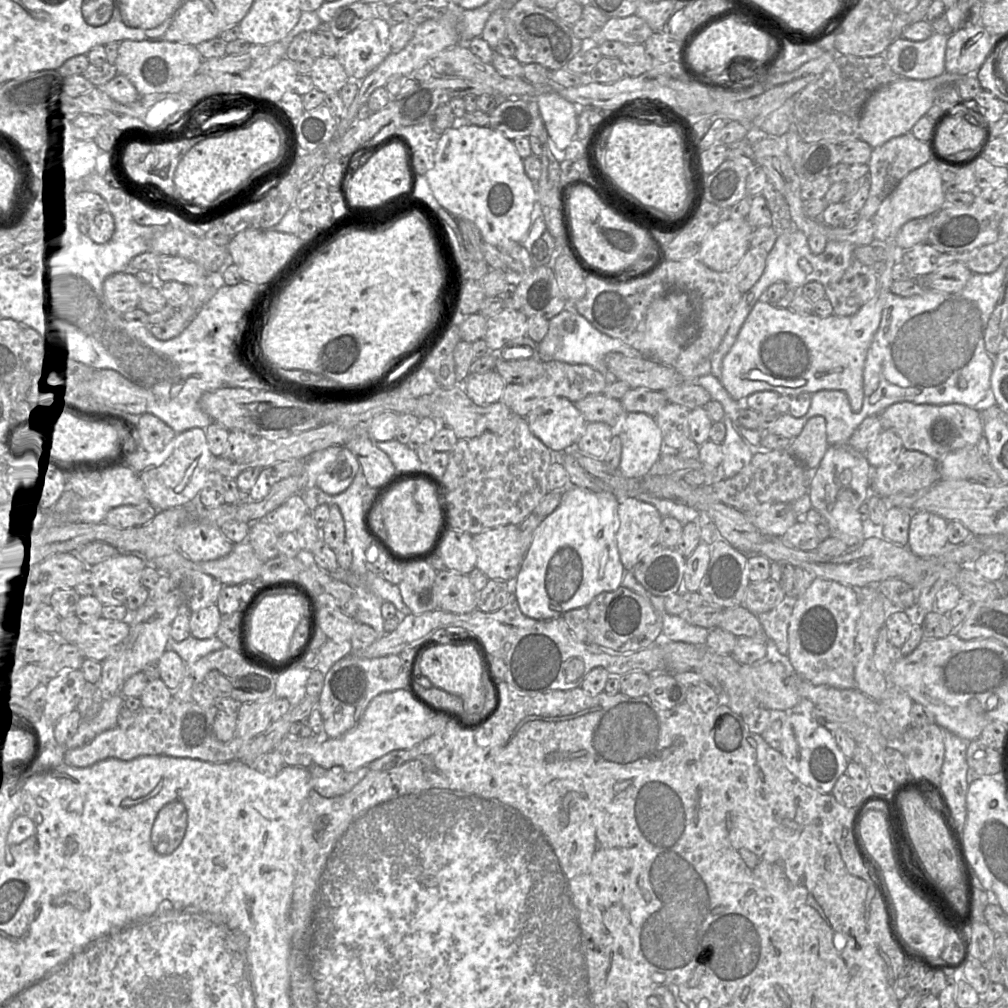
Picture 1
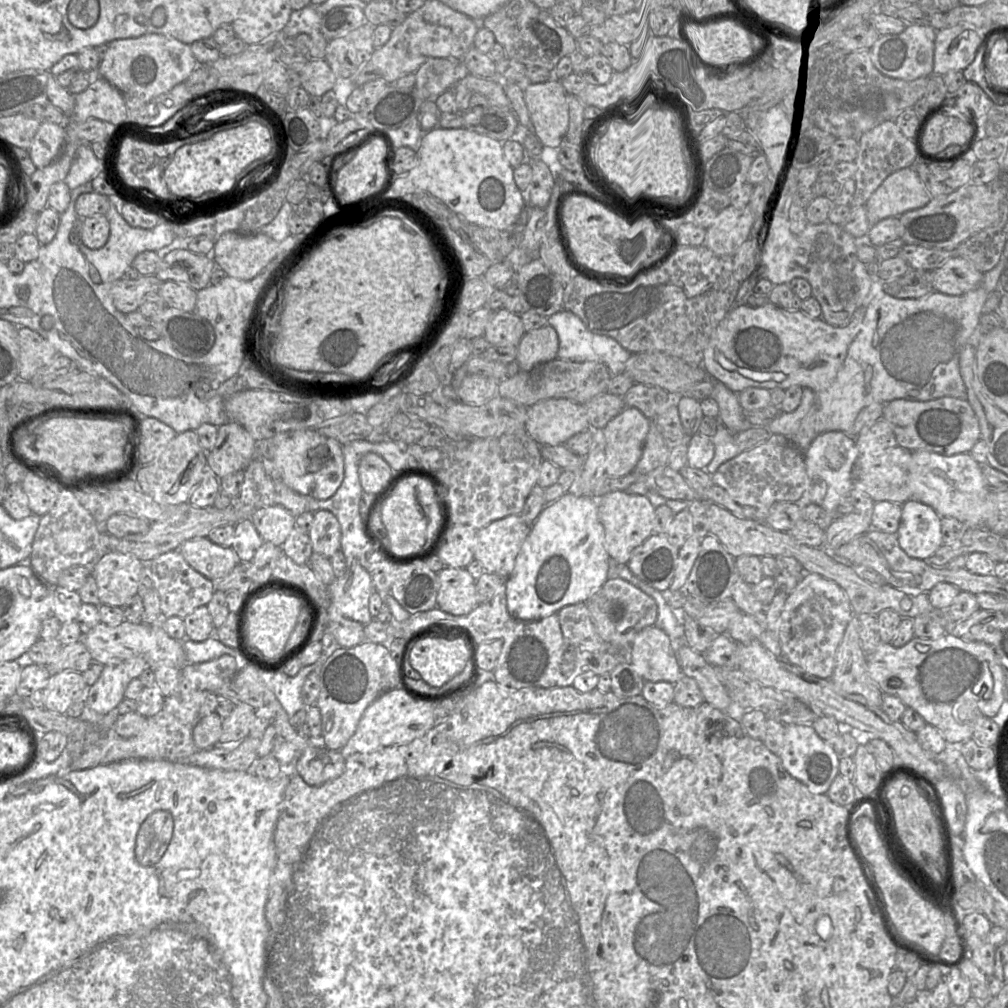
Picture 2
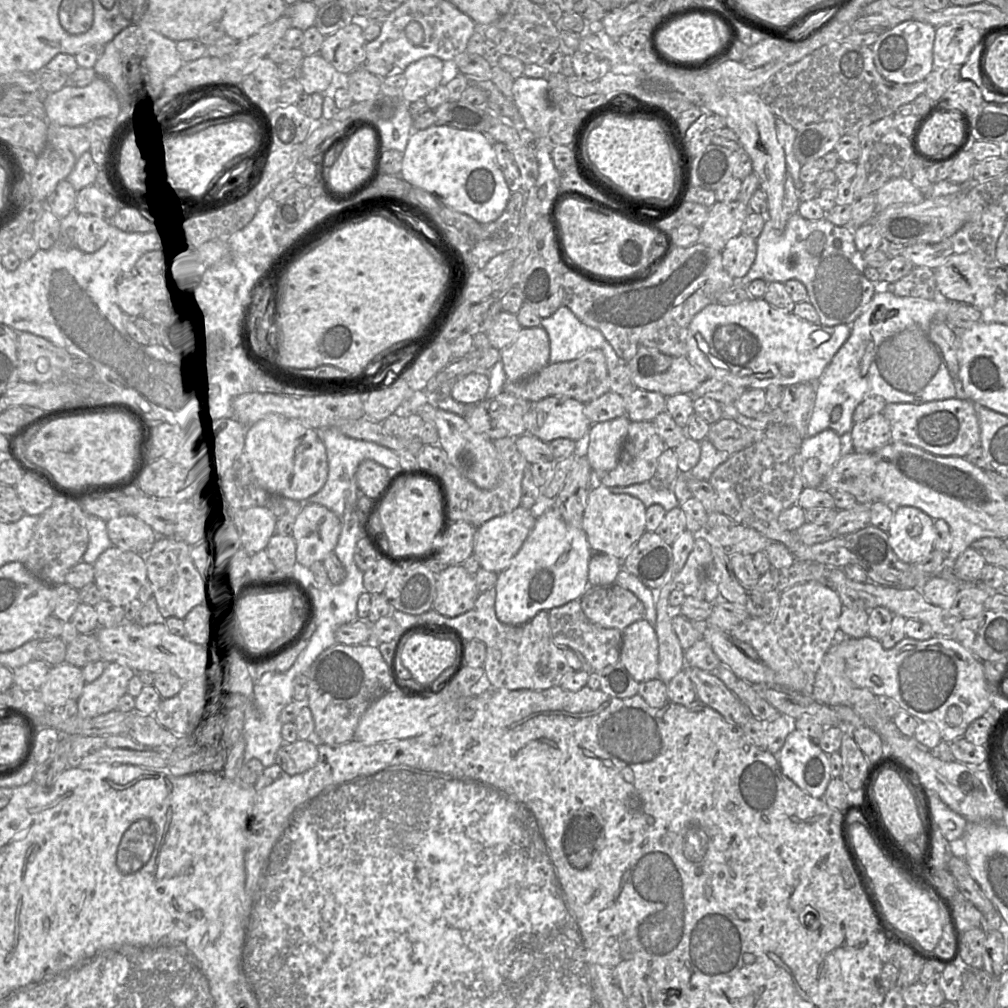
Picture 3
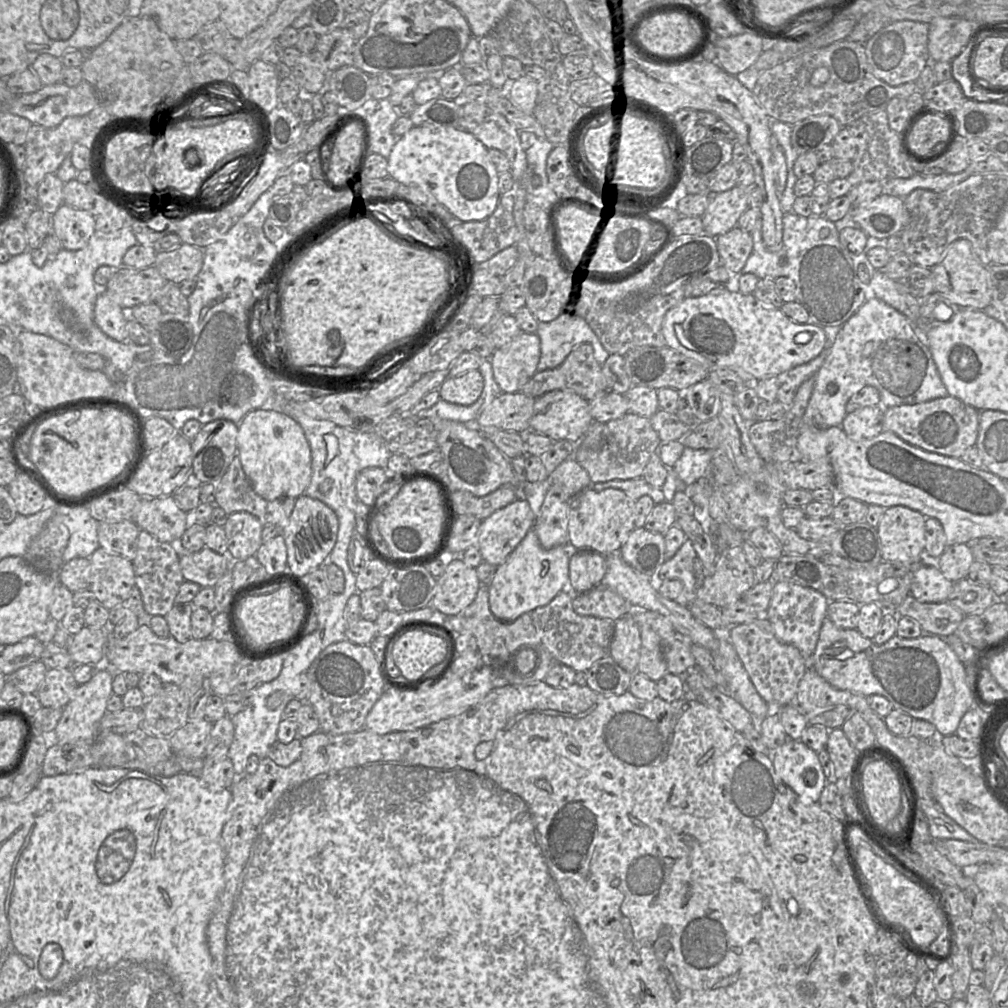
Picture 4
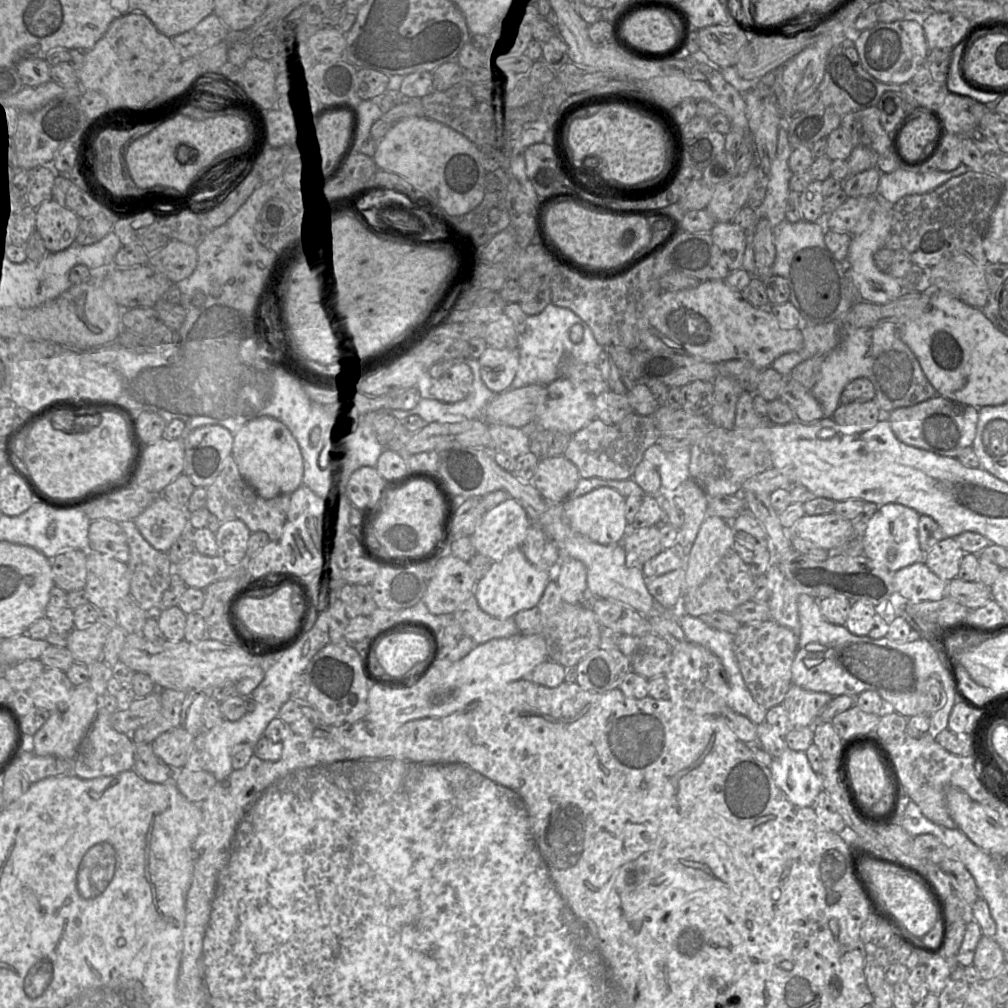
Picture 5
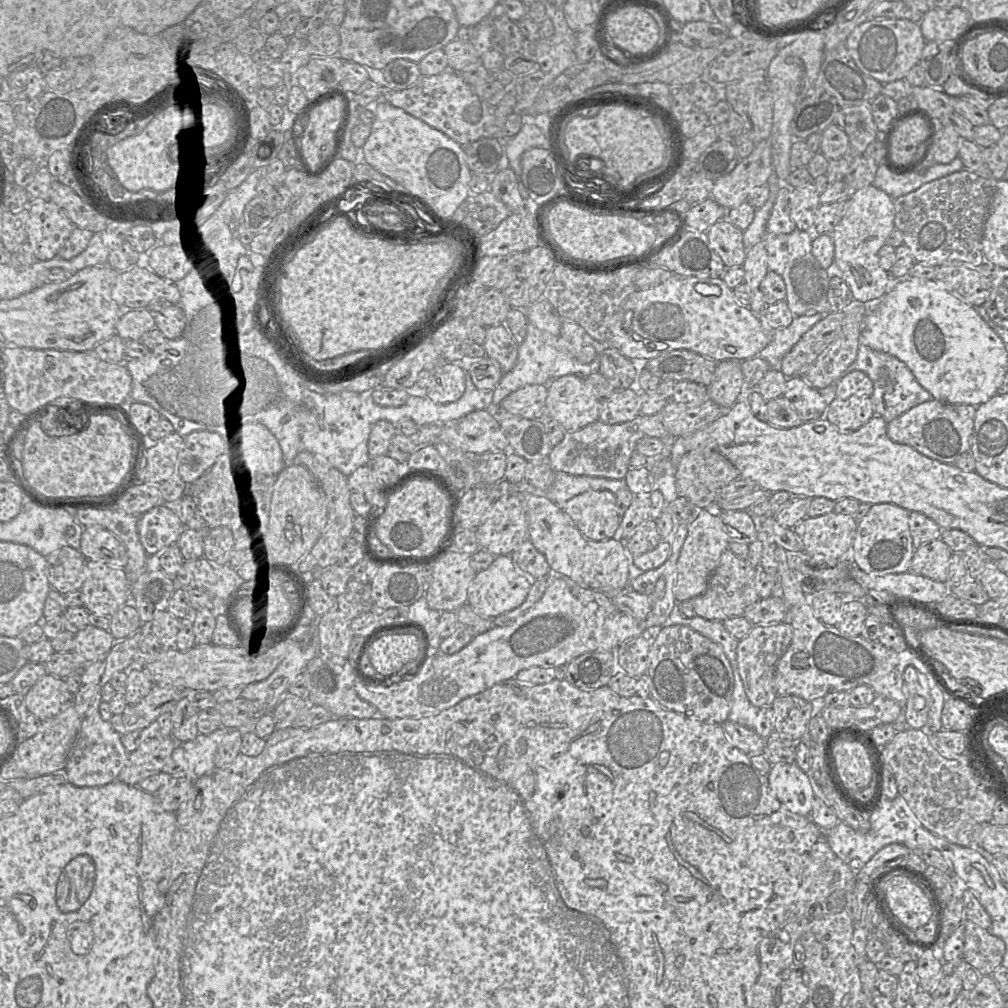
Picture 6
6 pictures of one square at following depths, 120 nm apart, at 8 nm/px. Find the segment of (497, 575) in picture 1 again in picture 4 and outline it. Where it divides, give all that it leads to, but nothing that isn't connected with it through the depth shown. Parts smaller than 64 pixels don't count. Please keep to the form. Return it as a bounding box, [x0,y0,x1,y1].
[476,497,536,567]

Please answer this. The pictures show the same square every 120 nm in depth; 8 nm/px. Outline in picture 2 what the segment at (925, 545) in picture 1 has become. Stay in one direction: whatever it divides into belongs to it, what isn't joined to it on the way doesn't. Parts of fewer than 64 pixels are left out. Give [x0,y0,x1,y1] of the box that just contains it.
[896,500,943,560]

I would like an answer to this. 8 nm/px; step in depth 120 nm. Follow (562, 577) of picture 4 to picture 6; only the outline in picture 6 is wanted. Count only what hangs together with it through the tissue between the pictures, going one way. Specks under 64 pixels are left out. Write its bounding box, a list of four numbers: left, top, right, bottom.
[467,555,536,619]

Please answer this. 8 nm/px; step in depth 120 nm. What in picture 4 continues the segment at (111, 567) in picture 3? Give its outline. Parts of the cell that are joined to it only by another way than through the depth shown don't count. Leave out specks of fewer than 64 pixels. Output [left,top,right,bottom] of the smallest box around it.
[88,548,135,609]

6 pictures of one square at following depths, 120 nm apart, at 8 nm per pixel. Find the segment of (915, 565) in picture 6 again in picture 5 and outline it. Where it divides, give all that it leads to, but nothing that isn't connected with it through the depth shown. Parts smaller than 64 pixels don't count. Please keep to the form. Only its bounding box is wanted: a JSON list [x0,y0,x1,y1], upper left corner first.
[923,537,965,582]

